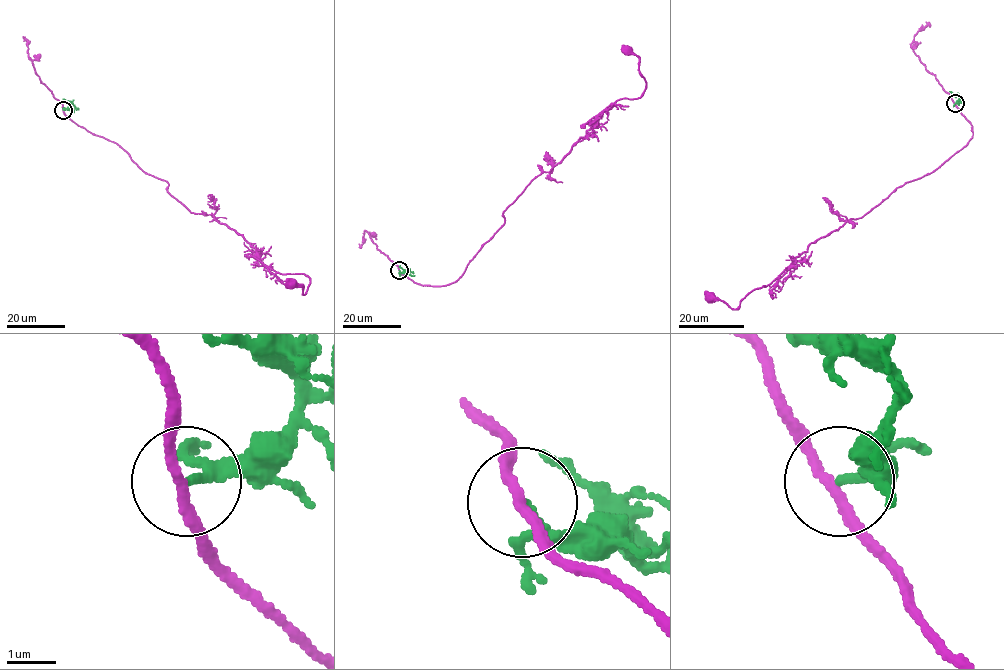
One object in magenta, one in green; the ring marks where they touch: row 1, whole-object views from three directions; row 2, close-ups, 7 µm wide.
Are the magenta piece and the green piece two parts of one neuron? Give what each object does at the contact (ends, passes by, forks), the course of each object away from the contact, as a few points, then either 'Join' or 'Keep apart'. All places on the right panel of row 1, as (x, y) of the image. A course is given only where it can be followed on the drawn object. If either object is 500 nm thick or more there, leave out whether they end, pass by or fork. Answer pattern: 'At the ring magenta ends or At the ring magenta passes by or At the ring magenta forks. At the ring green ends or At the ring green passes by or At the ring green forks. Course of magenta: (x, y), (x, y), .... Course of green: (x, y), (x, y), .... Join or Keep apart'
At the ring magenta passes by. At the ring green passes by. Course of magenta: (954, 103), (972, 125), (965, 146), (812, 242), (780, 277), (735, 309), (709, 299). Course of green: (955, 103), (959, 97), (950, 91). Keep apart

